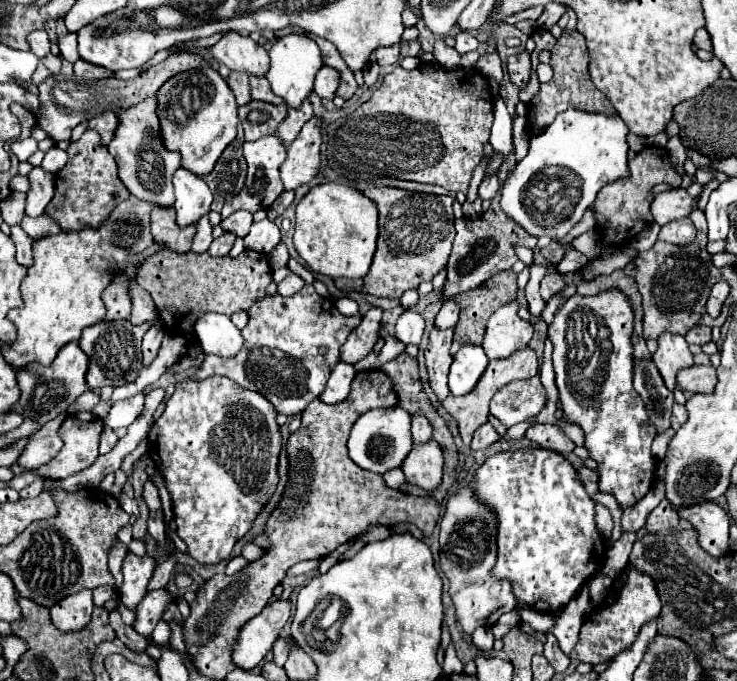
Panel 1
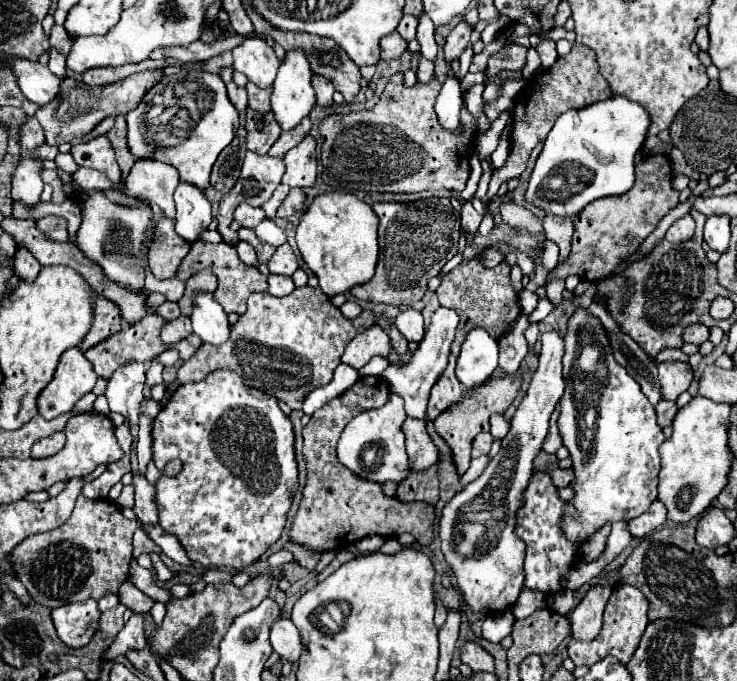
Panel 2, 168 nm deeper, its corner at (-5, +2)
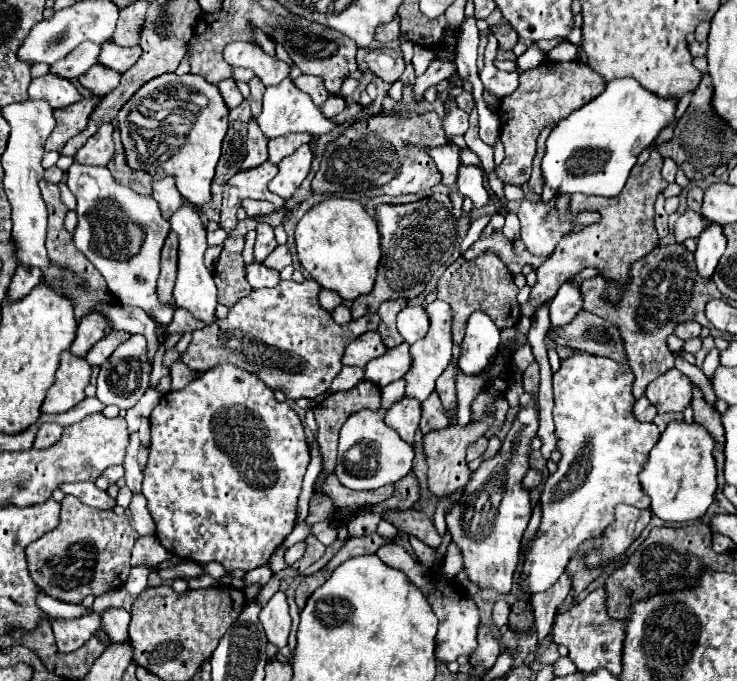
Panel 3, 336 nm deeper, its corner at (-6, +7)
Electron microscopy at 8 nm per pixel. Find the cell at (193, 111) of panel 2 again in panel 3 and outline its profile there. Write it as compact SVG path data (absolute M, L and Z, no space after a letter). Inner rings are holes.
M162 74L150 82L146 82L126 106L122 106L120 114L116 116L120 130L122 130L122 144L126 152L126 160L132 168L136 170L146 170L152 178L158 176L174 176L176 178L176 188L180 194L196 204L202 206L204 202L210 200L210 182L214 178L214 168L220 158L220 146L222 140L228 132L228 106L218 90L216 84L210 84L204 76L200 74ZM146 110L172 110L178 112L174 116L142 116Z

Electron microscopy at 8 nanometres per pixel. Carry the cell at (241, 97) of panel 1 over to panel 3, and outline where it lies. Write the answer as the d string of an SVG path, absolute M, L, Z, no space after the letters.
M228 78L228 80L220 82L218 88L220 88L220 94L222 94L222 98L224 98L224 102L226 102L228 108L236 108L236 106L242 104L244 98L242 98L242 94L240 94L234 78Z

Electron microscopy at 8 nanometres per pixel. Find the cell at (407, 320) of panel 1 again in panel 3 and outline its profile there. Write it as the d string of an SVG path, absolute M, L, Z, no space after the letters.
M406 306L398 314L398 332L408 344L424 338L428 332L428 314L422 306Z

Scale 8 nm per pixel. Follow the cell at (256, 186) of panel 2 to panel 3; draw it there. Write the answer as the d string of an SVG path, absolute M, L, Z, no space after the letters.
M264 162L256 168L240 170L224 184L222 212L220 212L220 228L228 234L236 228L236 210L244 198L254 200L270 200L278 210L284 206L284 200L268 190L268 182L278 174L278 166L272 162Z

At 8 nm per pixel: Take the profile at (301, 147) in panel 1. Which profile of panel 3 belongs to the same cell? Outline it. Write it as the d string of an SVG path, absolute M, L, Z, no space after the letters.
M302 144L294 154L286 156L278 164L278 174L276 178L268 184L268 188L288 200L296 188L304 182L304 178L310 174L310 164L312 164L312 150L310 144Z

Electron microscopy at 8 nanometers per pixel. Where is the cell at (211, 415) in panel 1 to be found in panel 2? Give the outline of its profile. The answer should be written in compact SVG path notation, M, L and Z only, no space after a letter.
M219 369L199 383L181 385L161 407L153 423L155 467L163 469L177 457L183 463L179 475L161 475L155 483L159 525L179 539L191 561L205 567L227 565L243 569L253 565L281 537L291 499L299 487L293 445L293 425L279 409L277 399L259 389L247 387L233 371Z

